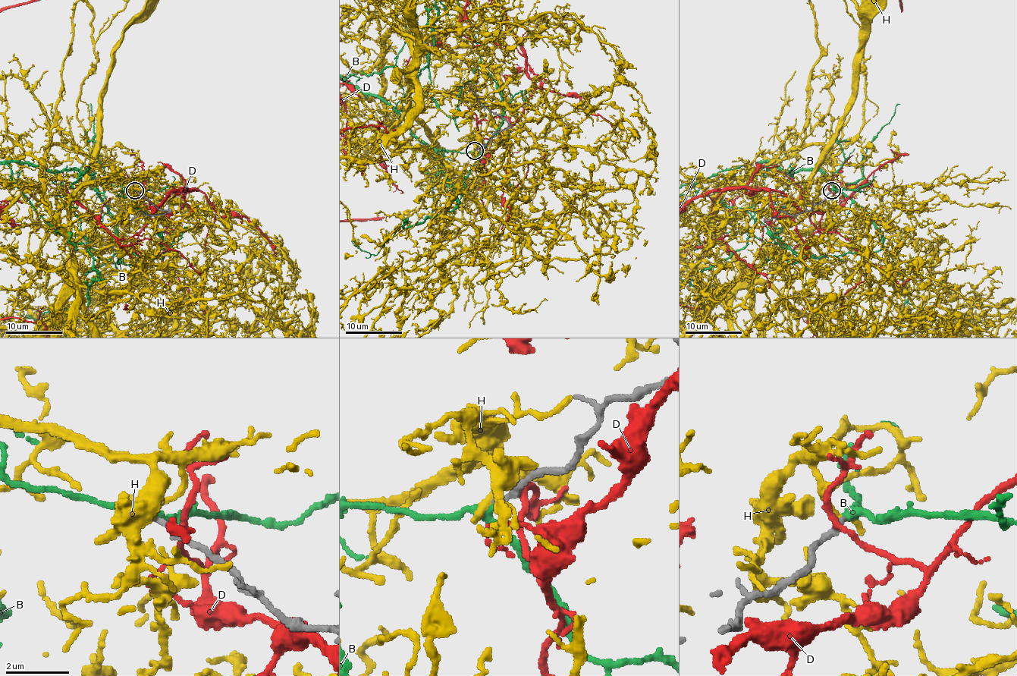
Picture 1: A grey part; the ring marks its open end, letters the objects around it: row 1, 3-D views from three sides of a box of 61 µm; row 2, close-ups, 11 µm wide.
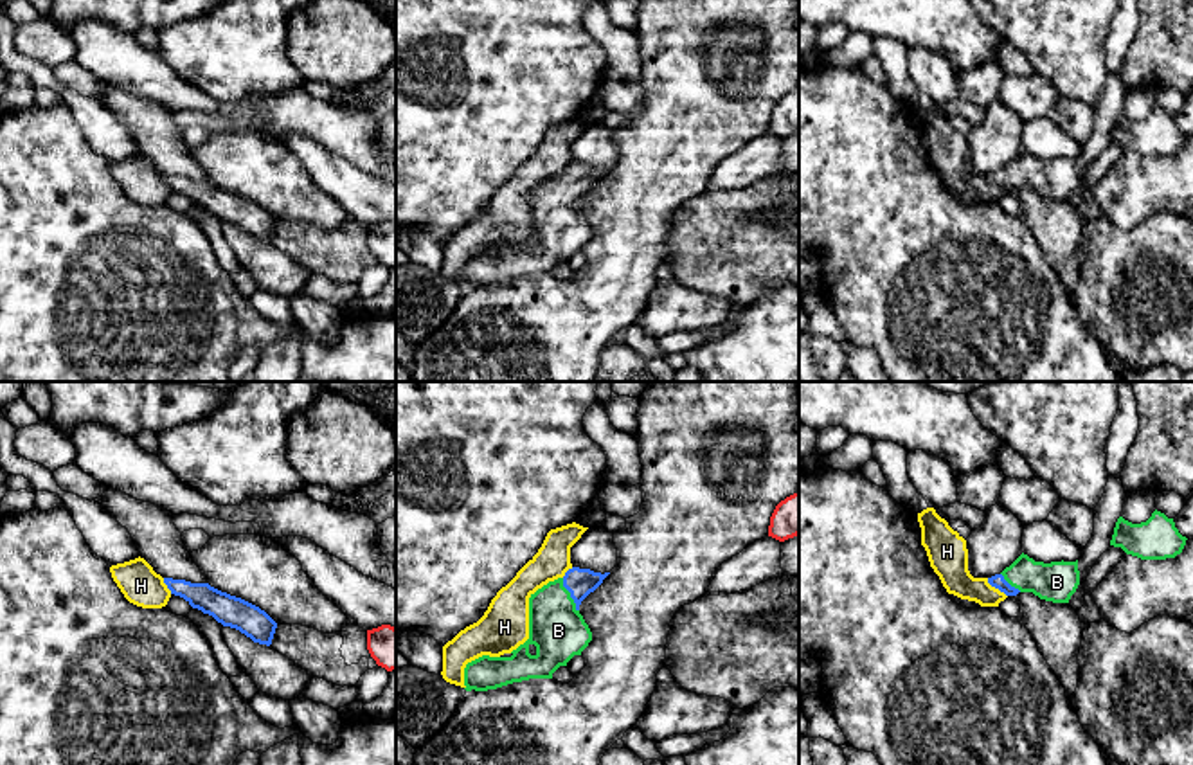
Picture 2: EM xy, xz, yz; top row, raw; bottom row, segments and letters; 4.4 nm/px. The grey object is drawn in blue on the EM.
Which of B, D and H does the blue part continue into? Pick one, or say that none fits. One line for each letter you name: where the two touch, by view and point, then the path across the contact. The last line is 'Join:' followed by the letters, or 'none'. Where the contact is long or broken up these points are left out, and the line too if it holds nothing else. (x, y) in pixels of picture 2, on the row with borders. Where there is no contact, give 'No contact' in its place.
B: Touches blue at xz (571, 594). Path across: xz (580, 582), (571, 594), (558, 607), (558, 630)
Join: B

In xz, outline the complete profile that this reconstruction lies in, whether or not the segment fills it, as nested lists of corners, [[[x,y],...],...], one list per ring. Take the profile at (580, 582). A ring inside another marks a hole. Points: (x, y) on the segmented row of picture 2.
[[[572,567],[529,598],[529,639],[511,657],[482,655],[464,668],[466,691],[488,691],[529,679],[552,679],[552,673],[592,641],[579,614],[581,601],[610,572]]]

